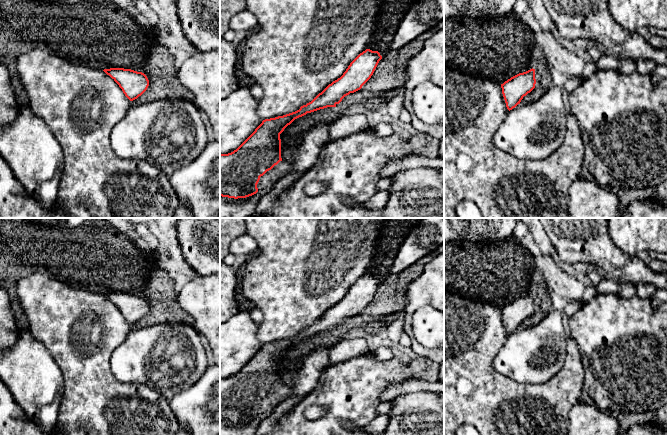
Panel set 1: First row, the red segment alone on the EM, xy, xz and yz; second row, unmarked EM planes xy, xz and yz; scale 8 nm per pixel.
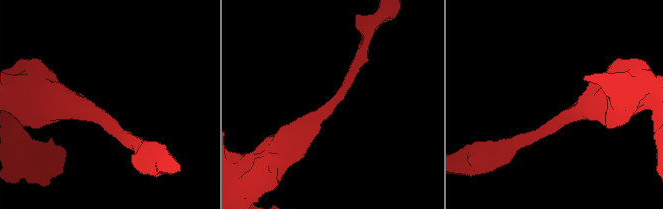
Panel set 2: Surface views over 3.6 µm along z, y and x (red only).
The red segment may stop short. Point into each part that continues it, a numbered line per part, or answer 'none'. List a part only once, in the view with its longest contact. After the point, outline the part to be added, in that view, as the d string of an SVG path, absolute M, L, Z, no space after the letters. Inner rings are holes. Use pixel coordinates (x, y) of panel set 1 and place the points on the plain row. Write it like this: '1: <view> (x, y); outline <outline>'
none

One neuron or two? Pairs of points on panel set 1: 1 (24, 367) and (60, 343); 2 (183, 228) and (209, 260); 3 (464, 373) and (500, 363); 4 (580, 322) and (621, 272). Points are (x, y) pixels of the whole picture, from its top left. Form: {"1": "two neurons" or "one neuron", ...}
{"1": "two neurons", "2": "one neuron", "3": "two neurons", "4": "two neurons"}

